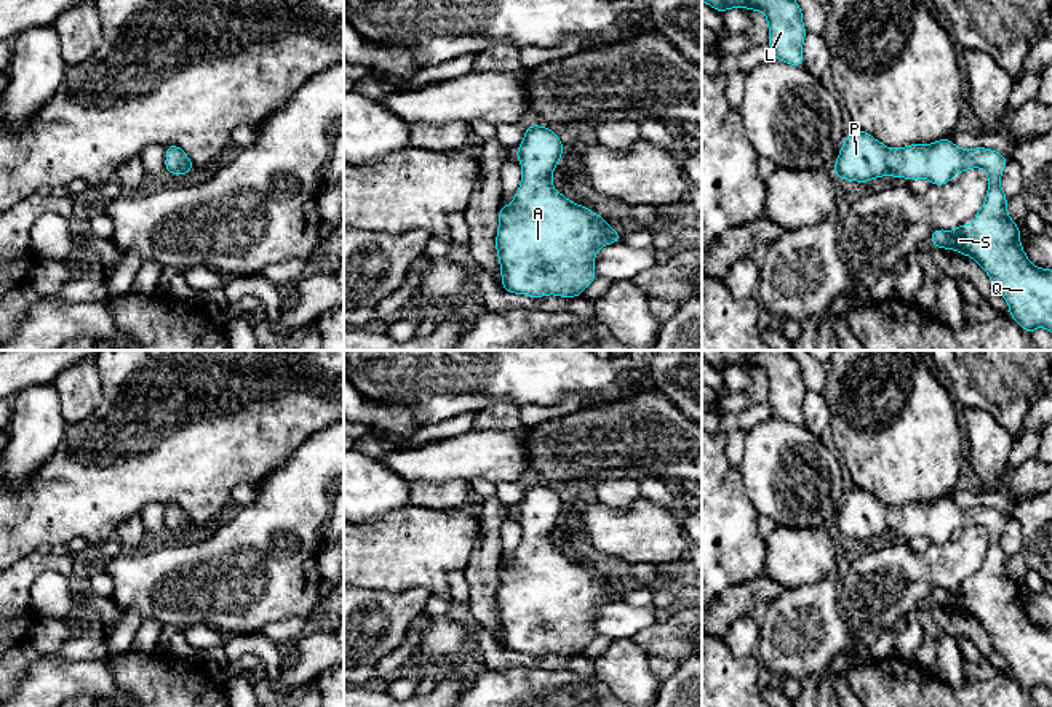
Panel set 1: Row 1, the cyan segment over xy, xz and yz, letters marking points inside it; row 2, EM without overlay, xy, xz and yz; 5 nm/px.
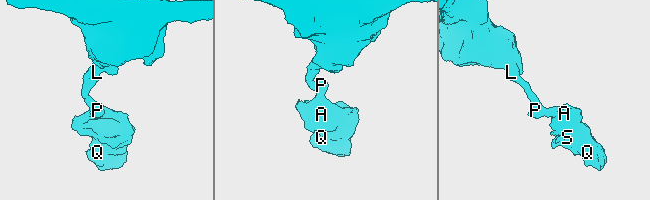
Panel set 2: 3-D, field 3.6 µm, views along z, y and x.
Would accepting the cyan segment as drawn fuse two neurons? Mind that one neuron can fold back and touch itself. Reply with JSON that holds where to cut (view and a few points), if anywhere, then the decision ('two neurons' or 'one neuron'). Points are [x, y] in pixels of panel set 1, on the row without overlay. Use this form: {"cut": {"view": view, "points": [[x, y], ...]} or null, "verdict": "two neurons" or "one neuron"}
{"cut": null, "verdict": "one neuron"}

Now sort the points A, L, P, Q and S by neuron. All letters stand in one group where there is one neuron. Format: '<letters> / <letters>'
A L P Q S

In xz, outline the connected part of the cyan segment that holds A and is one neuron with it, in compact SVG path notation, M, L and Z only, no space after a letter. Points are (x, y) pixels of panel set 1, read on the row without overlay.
M531 483L515 510L523 537L513 560L499 568L496 595L500 638L508 651L580 654L596 637L596 609L622 600L603 574L555 549L550 534L563 509L550 486Z

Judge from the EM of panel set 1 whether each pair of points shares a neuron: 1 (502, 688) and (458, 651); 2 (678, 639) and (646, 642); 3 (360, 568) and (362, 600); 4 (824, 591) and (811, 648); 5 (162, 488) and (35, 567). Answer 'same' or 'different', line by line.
1: different
2: same
3: different
4: same
5: different

